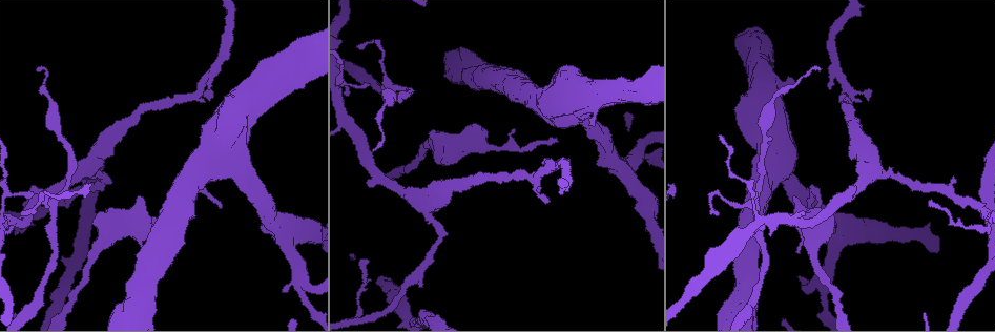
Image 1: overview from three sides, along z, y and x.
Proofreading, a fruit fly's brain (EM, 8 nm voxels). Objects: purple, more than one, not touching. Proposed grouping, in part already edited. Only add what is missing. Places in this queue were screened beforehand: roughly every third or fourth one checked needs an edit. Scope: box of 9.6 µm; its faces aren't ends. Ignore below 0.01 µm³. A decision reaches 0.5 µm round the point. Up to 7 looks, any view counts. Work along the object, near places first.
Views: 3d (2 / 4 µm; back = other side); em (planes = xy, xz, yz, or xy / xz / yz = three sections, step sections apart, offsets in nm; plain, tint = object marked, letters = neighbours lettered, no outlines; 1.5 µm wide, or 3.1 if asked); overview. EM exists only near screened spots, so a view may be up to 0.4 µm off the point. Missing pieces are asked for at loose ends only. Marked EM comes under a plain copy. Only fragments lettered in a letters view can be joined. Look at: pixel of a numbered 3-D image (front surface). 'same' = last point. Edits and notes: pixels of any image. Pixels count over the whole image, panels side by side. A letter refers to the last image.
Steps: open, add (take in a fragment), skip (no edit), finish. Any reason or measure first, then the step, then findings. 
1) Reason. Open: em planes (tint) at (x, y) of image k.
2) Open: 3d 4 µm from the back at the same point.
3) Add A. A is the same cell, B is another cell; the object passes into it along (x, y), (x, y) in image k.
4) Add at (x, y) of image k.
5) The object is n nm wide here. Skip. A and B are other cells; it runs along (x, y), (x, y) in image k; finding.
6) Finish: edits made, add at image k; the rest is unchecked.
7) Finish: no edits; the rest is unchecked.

Thin end. Open: 3d 4 µm at (365, 265) of image 1.

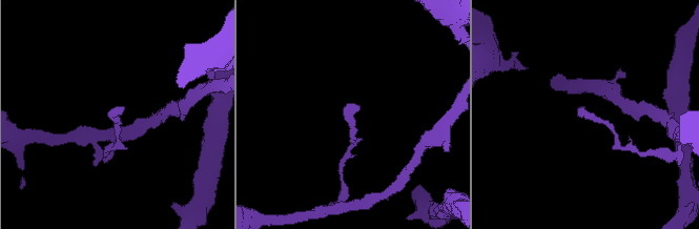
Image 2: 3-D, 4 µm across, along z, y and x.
Open: em planes (letters) at (583, 108) of image 2.

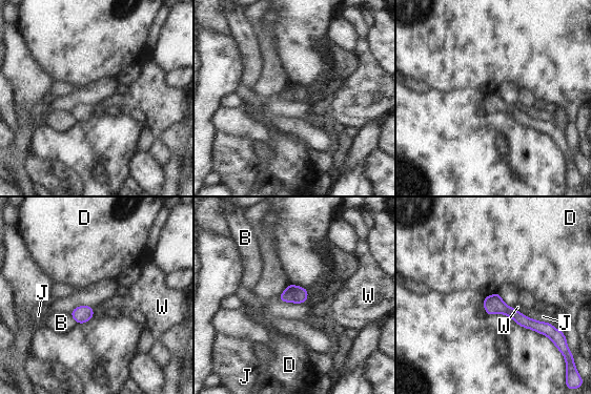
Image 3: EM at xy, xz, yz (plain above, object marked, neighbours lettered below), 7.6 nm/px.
Skip. B, D, J and W are other cells; it runs along (486, 299), (527, 323), (550, 330) in image 3; none of them fits.

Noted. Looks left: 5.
Thin end. Open: 3d 4 µm at (357, 45) of image 1.

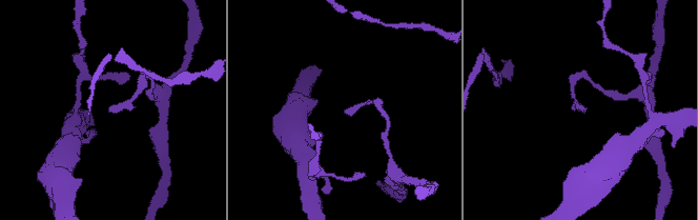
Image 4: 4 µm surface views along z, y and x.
Need the tissue. Open: em yz step 8 (letters) at (344, 111) of image 4.

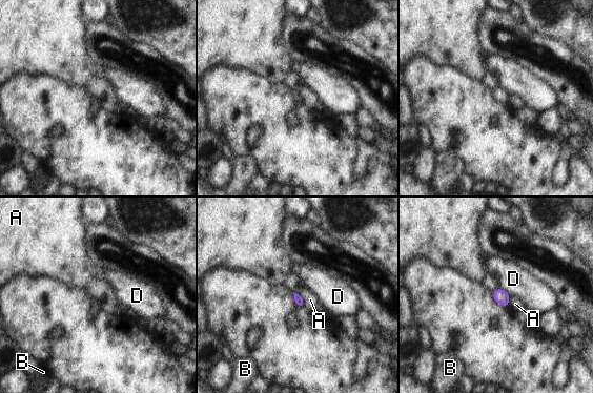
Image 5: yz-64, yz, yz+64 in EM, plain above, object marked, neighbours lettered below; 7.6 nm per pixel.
Skip. A, B and D are other cells; a border runs along (295, 292), (302, 298), (303, 304) in image 5; none of them fits.

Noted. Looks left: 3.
Free end. Open: em planes (tint) at (556, 140) of image 1.

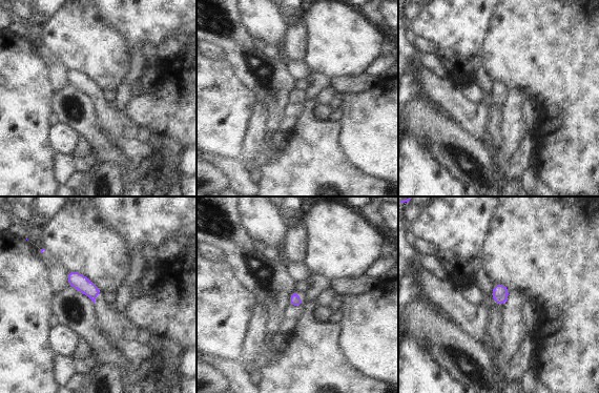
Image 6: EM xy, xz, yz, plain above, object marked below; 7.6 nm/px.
What lies round it. Open: em planes (letters) at the same point.

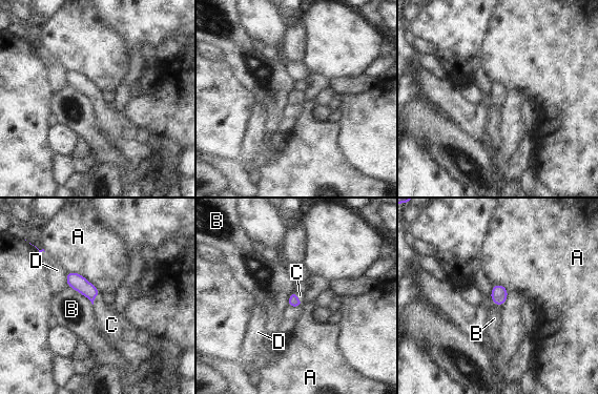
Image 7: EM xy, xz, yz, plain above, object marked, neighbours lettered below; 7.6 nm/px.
Add C. C is the same cell, A, B and D are other cells; the object passes into it along (75, 281), (95, 297), (111, 325) in image 7; the neuron continues.

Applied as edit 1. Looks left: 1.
Finish: edits made, add at image 7; the rest is unchecked.

